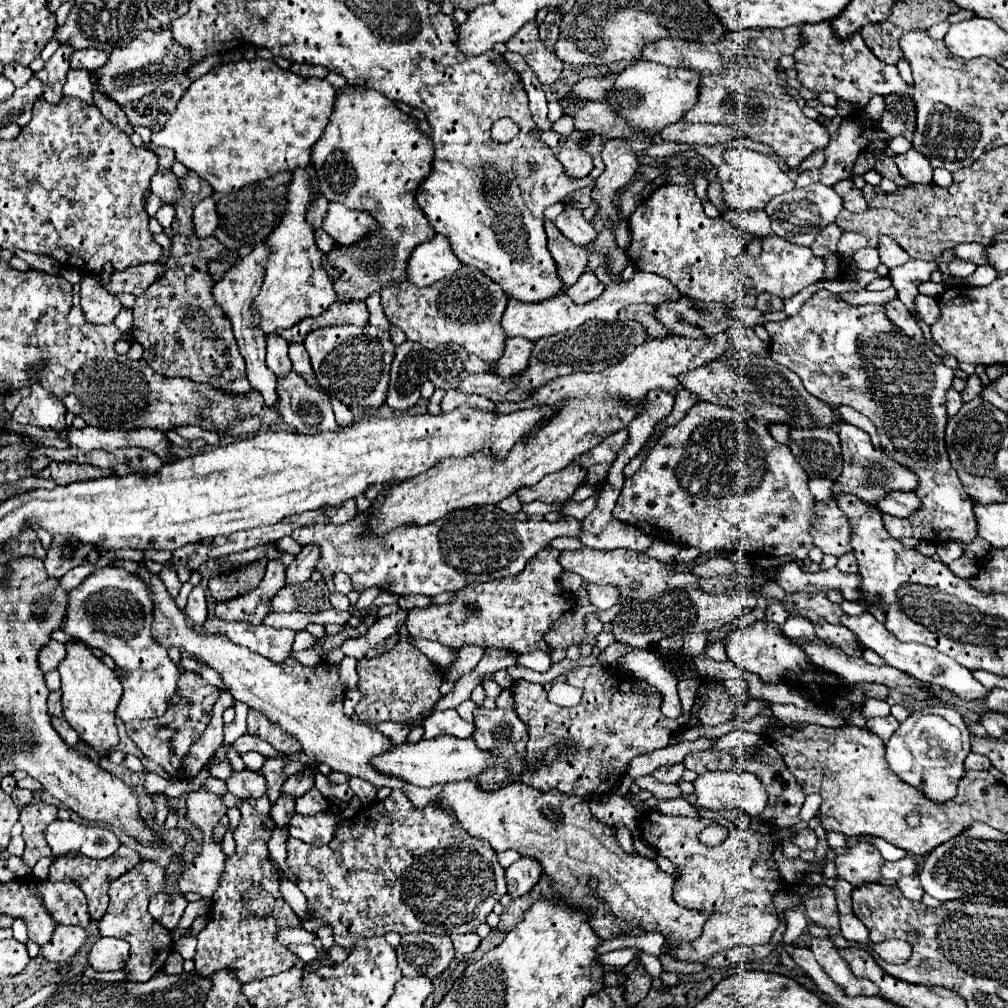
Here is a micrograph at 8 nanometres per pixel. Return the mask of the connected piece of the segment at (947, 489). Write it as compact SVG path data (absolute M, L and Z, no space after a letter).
M826 290L816 292L808 302L802 304L800 312L788 316L780 322L766 322L764 328L770 334L770 350L772 360L796 372L804 384L804 388L820 398L826 404L838 406L848 404L860 414L868 416L878 430L882 450L892 456L892 460L900 462L906 468L912 468L920 478L920 488L916 488L916 496L924 504L920 512L914 512L908 518L894 518L882 514L884 526L892 538L912 536L918 540L938 542L972 542L976 538L976 518L972 516L972 500L964 492L962 482L956 470L950 468L948 452L944 446L944 428L946 428L946 392L952 386L954 372L944 366L942 358L936 356L930 348L916 344L910 336L906 336L898 326L894 326L880 304L864 304L850 306L840 302L836 294Z

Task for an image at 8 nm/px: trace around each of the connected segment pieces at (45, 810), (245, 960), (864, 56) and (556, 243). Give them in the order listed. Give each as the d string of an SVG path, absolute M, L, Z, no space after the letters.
M30 802L20 810L20 824L24 826L24 840L26 840L26 850L24 850L24 864L34 866L42 856L50 856L48 844L44 840L44 828L56 820L56 806L44 804L44 802Z
M266 794L256 800L248 798L238 806L242 818L234 830L236 852L224 862L220 886L212 896L210 920L196 936L198 950L194 964L196 972L202 976L212 976L214 972L226 968L234 972L240 982L252 982L292 968L294 960L298 958L286 946L276 942L276 934L286 926L300 926L300 918L282 900L278 890L280 880L272 870L272 862L268 860L268 840L272 832L264 832L262 820L270 814L270 808L272 804L268 802Z
M806 24L802 32L804 44L800 46L800 50L794 52L794 70L798 82L808 90L832 90L840 100L858 104L860 108L864 108L868 100L876 94L908 94L908 84L898 74L898 68L876 60L876 56L872 56L858 32L852 34L848 40L836 38L836 34L832 34L830 24Z
M546 220L544 228L546 228L546 234L548 234L548 250L550 250L550 254L552 254L554 262L556 262L556 272L558 272L558 276L562 280L564 290L566 290L586 270L588 252L582 246L572 244L568 238L560 236L560 232L556 232L554 222Z

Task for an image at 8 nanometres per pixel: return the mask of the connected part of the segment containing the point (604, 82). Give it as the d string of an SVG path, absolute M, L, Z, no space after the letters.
M614 74L606 76L606 78L584 78L580 80L570 96L572 98L582 98L582 100L596 100L596 102L604 102L604 92L608 92L608 88L612 88L612 80L614 80Z

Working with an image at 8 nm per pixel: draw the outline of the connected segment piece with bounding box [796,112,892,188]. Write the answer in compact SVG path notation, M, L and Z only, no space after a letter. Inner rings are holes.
M862 112L852 114L852 116L846 116L844 122L840 124L838 132L830 136L830 144L828 144L828 148L826 148L826 162L824 162L824 166L812 168L812 170L806 170L806 172L800 172L800 176L798 176L798 180L796 180L796 186L798 186L798 188L804 188L804 186L814 184L814 182L822 182L822 184L826 184L826 186L834 186L836 182L850 178L852 166L854 166L856 158L858 158L864 150L868 150L868 144L870 144L870 142L876 142L876 140L882 140L882 142L888 144L892 138L880 128L880 124L878 124L876 120L872 122L872 120L866 118ZM854 122L862 122L862 124L854 124Z

